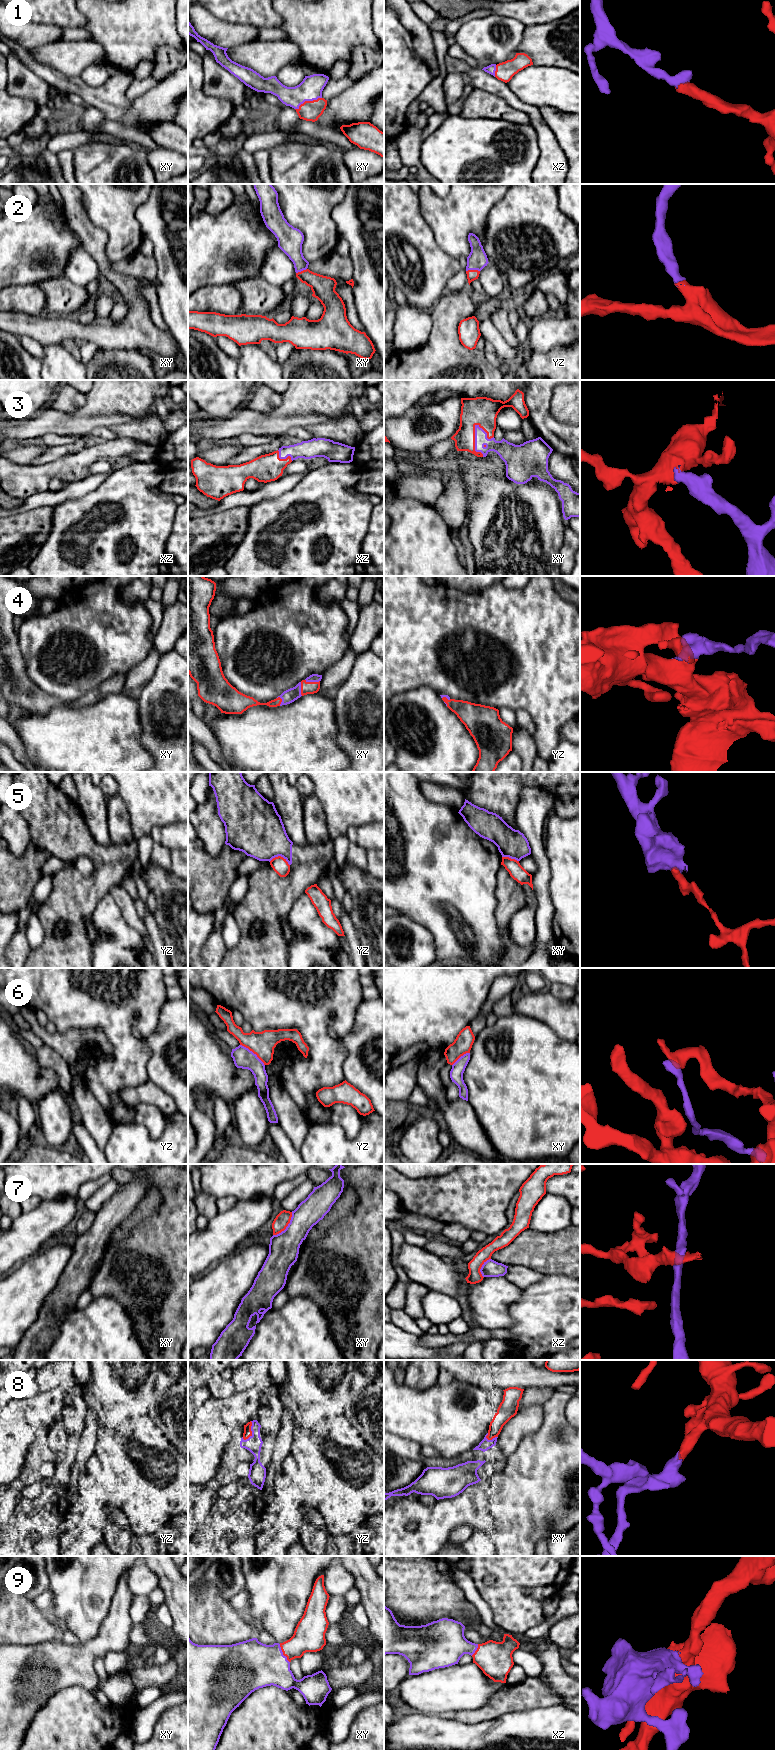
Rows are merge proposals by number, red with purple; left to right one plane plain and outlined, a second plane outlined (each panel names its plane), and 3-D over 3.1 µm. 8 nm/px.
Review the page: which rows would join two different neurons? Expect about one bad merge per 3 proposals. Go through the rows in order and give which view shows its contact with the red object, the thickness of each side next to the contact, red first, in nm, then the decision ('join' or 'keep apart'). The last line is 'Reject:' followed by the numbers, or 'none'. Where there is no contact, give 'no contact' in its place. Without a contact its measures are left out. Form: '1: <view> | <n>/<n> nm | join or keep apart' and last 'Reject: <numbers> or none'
1: xy | 160/180 nm | join
2: yz | 90/160 nm | join
3: xy | 220/140 nm | join
4: xy | 100/60 nm | join
5: yz | 120/400 nm | keep apart
6: yz | 200/160 nm | keep apart
7: xy | 120/240 nm | keep apart
8: yz | 70/130 nm | join
9: xy | 260/380 nm | join
Reject: 5, 6, 7

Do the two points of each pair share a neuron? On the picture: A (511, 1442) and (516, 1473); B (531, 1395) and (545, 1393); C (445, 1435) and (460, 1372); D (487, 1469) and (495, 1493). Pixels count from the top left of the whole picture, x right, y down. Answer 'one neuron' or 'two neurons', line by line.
A: two neurons
B: one neuron
C: two neurons
D: two neurons

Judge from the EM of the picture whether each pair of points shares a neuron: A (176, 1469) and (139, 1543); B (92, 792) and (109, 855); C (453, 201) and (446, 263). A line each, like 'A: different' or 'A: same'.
A: different
B: different
C: different

